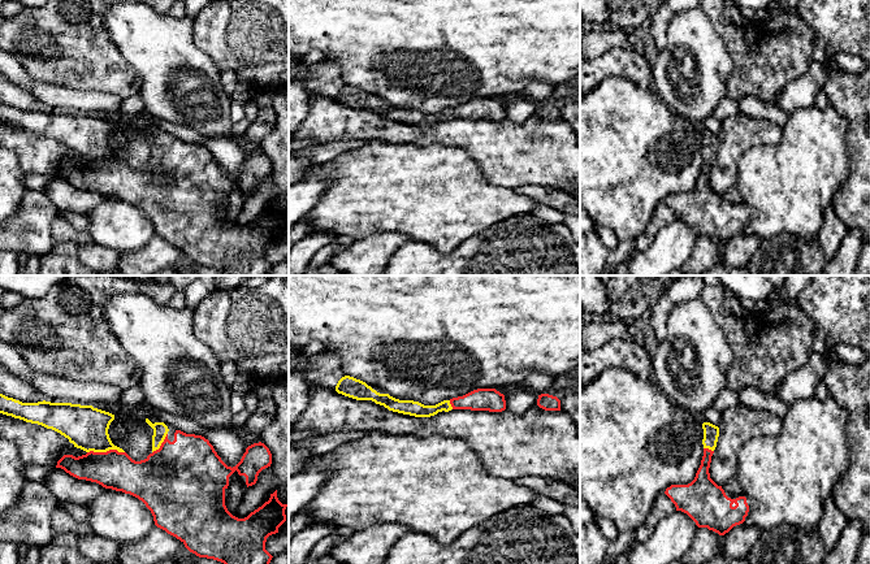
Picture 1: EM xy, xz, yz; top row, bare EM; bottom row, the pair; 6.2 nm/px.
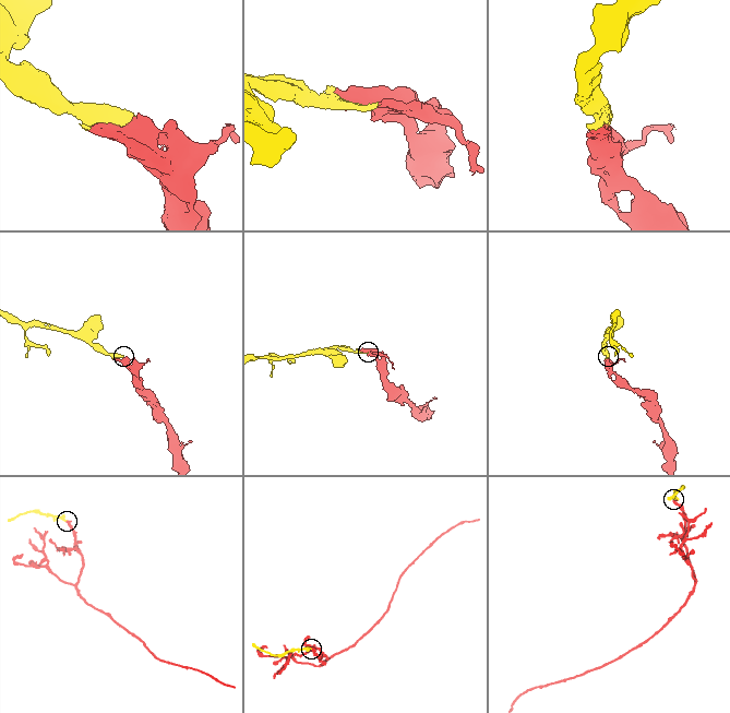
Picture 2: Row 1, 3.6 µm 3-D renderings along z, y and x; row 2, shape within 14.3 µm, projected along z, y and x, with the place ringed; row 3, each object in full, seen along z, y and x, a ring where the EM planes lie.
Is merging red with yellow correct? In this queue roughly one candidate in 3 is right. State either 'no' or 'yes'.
yes

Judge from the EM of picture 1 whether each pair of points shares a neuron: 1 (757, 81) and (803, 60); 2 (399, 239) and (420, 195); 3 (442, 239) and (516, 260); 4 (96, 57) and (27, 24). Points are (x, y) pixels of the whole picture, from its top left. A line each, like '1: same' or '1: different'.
1: same
2: different
3: different
4: same

